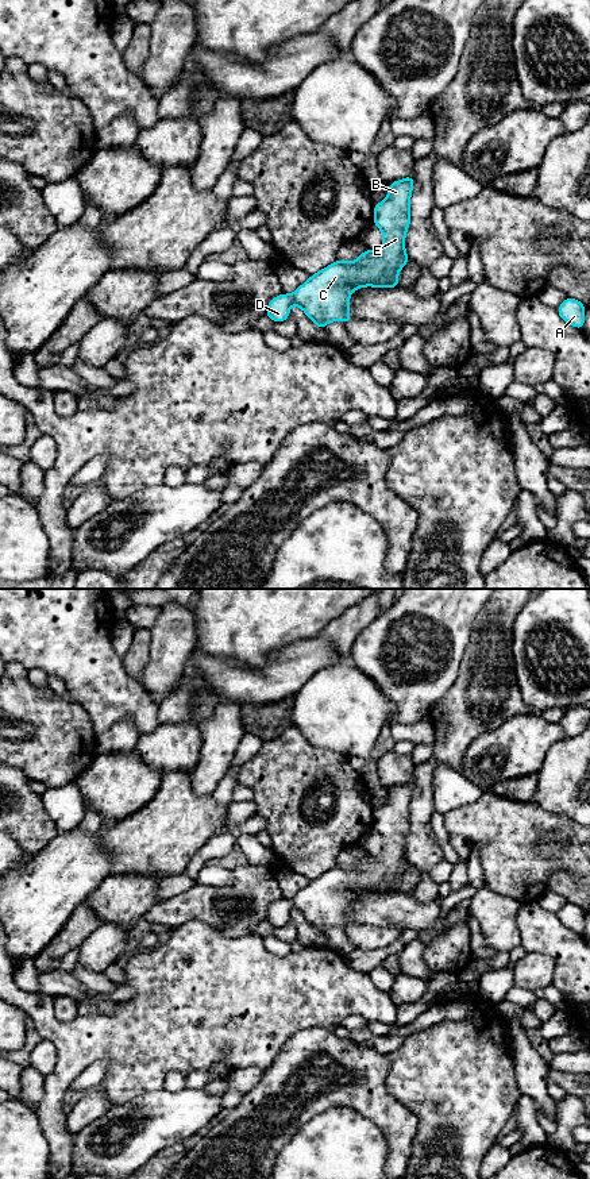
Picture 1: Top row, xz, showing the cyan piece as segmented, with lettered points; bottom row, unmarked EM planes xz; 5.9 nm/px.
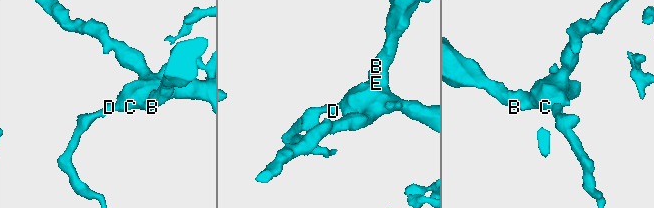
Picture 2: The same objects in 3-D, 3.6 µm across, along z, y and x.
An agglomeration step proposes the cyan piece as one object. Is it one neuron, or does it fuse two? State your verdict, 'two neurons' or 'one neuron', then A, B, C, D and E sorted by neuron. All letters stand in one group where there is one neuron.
one neuron; A B C D E

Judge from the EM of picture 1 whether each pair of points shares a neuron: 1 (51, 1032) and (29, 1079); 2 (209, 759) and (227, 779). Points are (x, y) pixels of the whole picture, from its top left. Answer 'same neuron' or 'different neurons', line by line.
1: different neurons
2: different neurons

